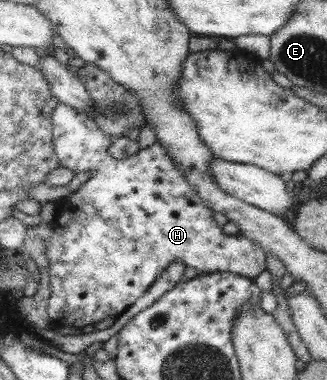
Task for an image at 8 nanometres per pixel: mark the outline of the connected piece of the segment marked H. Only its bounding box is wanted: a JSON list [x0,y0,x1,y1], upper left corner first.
[47,103,267,329]

